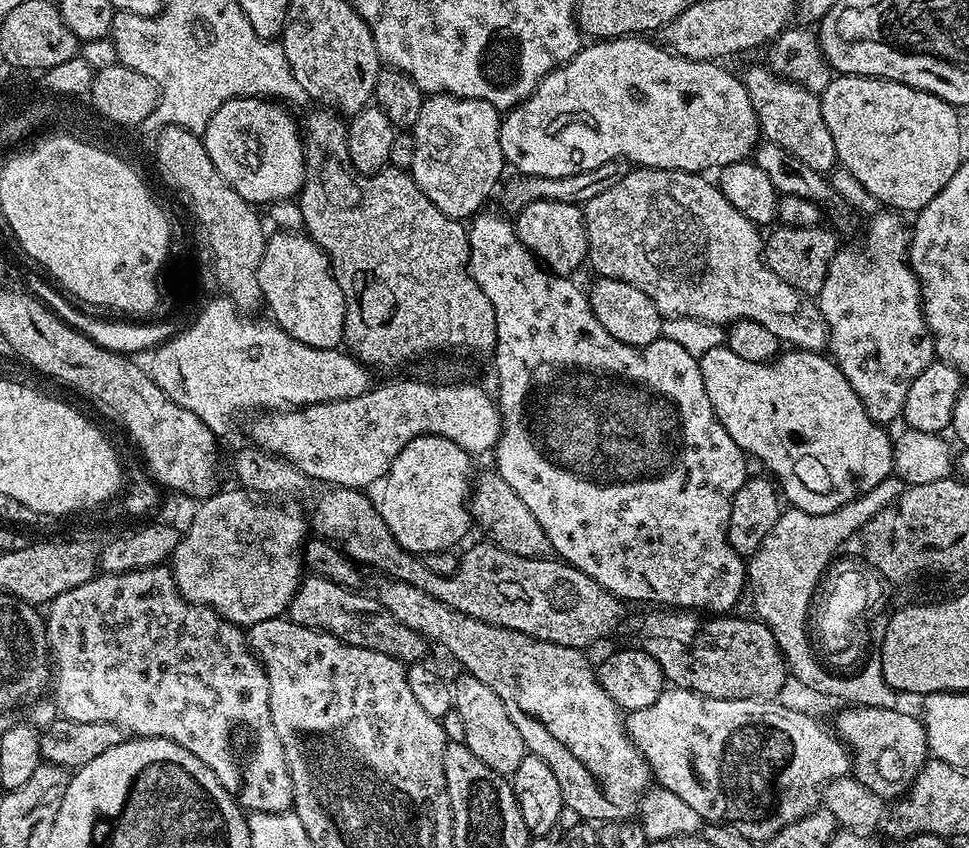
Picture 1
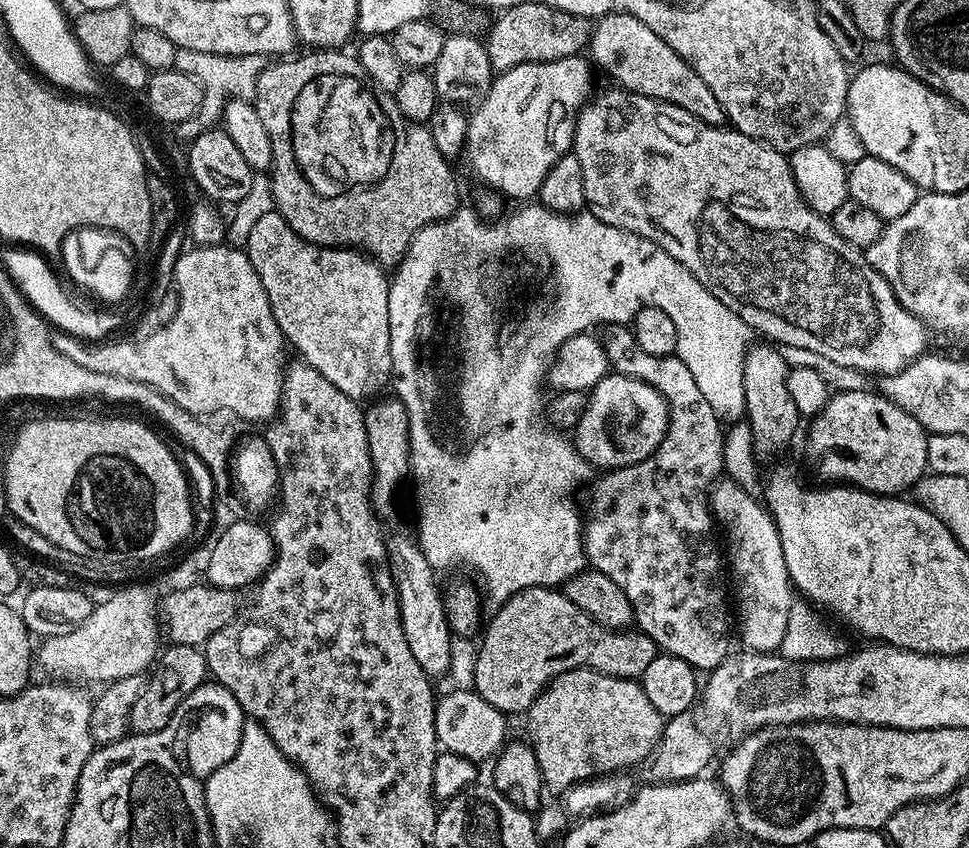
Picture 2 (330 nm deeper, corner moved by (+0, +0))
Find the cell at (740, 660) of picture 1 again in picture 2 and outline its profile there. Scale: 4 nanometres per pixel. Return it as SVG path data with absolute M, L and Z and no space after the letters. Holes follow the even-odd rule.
M533 586L522 590L491 615L492 621L487 621L482 632L484 641L472 668L470 684L490 706L505 714L527 713L541 690L564 672L593 668L607 676L636 680L658 655L656 643L643 632L604 628L556 588Z

